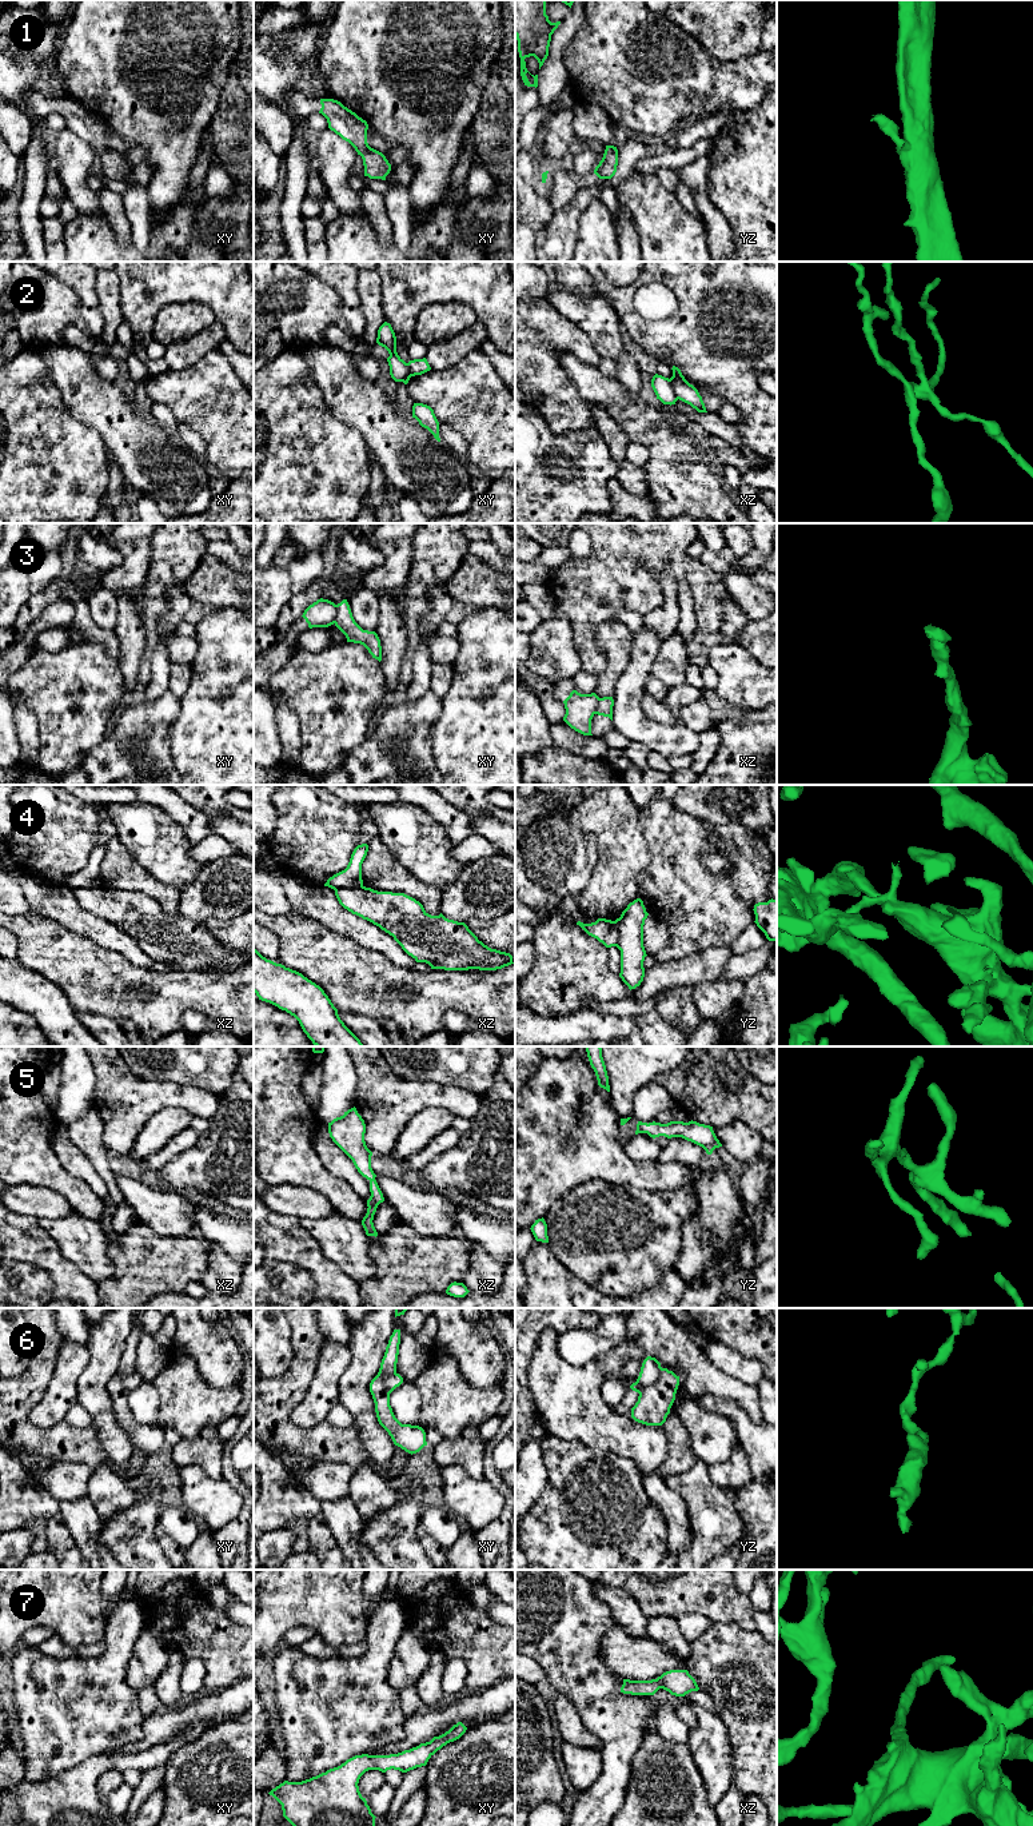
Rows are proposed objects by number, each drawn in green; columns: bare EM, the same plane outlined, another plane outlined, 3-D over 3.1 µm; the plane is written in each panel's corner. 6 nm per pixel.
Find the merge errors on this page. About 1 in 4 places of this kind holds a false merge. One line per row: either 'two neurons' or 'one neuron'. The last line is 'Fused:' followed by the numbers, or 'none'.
1: one neuron
2: two neurons
3: two neurons
4: two neurons
5: one neuron
6: two neurons
7: one neuron
Fused: 2, 3, 4, 6

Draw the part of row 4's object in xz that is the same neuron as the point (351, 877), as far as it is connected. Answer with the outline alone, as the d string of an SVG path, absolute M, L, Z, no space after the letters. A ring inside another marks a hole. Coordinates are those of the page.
M358 845L350 858L347 868L327 880L324 886L328 886L334 890L339 888L362 888L362 864L367 856L368 845Z

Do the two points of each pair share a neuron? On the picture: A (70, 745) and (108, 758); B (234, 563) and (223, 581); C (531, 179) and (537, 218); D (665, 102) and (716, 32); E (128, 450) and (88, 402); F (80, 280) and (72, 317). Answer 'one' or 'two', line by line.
A: two
B: two
C: one
D: two
E: one
F: two

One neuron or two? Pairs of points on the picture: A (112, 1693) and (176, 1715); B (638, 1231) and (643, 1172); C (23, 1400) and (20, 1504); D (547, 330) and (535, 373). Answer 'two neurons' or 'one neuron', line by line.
A: two neurons
B: two neurons
C: two neurons
D: one neuron

